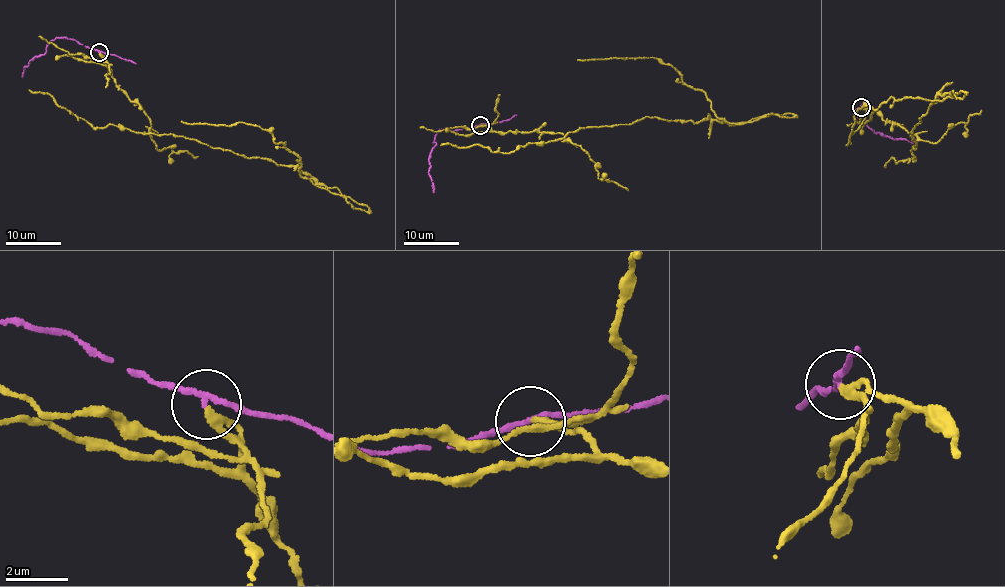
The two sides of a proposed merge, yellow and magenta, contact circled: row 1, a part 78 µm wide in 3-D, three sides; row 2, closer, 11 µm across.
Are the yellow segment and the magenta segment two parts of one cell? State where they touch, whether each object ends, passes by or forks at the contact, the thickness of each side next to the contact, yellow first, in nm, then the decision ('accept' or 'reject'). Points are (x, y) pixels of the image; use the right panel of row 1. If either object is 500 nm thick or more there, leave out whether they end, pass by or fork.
place (861, 107); yellow ends; magenta passes by; calibres 260 and 170 nm; reject

